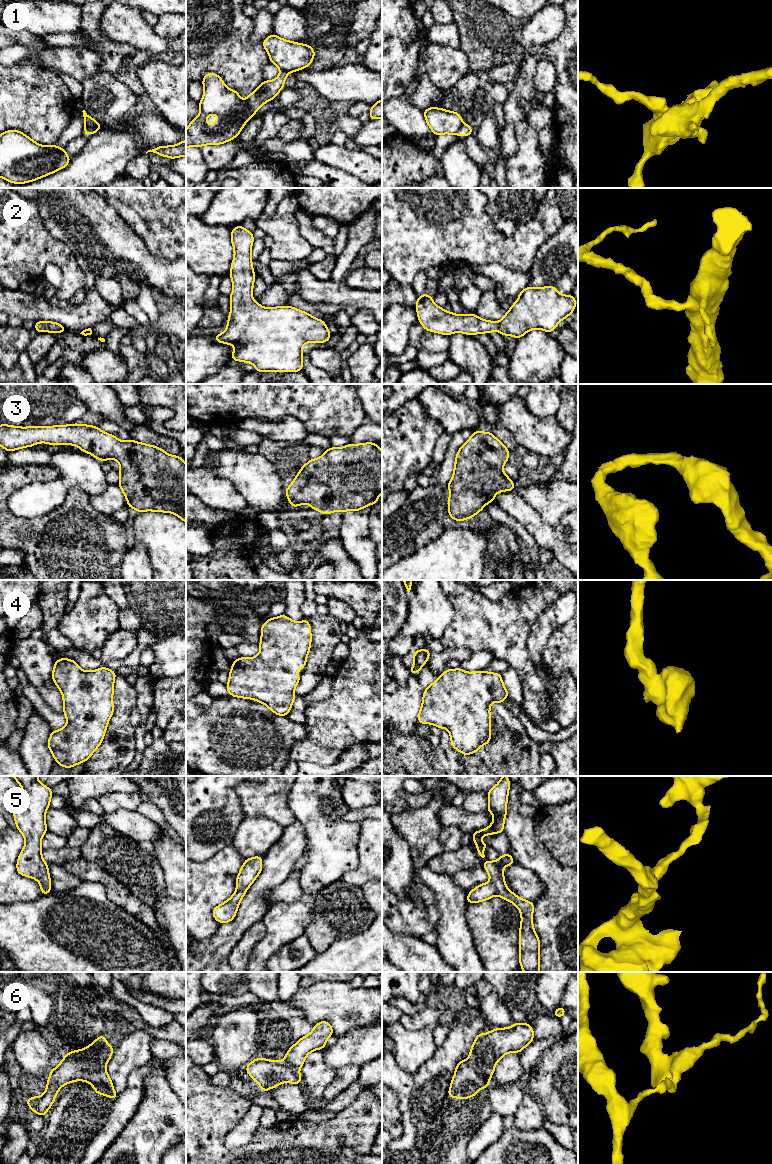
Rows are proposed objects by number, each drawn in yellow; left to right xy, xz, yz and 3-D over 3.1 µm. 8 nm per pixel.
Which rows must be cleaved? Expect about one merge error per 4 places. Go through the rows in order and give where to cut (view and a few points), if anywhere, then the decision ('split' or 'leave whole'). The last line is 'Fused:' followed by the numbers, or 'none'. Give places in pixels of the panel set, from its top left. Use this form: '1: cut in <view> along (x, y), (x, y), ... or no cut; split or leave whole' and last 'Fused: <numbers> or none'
1: cut in yz along (462, 123), (459, 134); split
2: no cut; leave whole
3: no cut; leave whole
4: no cut; leave whole
5: no cut; leave whole
6: cut in xy along (106, 1062), (94, 1071), (89, 1072), (82, 1080); split
Fused: 1, 6

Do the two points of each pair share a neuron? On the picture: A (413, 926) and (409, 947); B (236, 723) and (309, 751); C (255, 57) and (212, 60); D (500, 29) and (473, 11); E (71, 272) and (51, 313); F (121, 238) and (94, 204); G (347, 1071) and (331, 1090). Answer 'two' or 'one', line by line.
A: two
B: two
C: one
D: one
E: two
F: one
G: one

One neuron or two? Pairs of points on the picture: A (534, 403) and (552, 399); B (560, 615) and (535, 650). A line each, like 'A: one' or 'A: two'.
A: one
B: one

